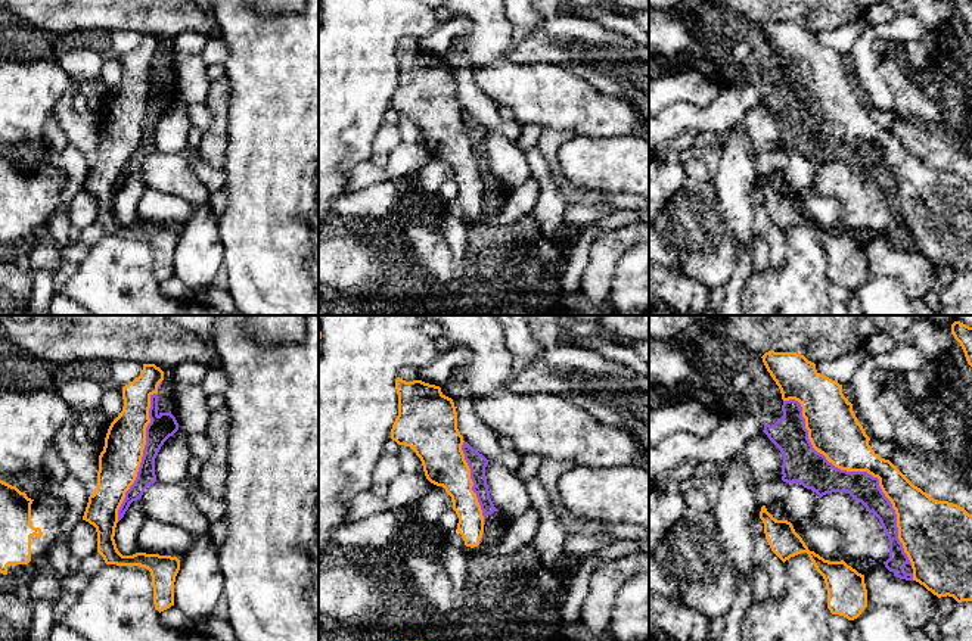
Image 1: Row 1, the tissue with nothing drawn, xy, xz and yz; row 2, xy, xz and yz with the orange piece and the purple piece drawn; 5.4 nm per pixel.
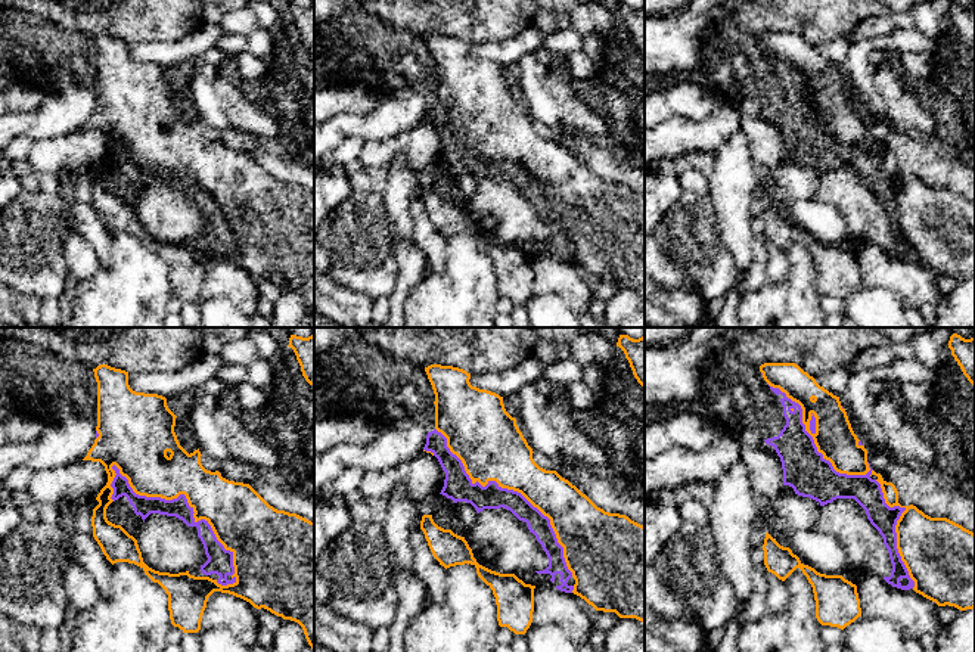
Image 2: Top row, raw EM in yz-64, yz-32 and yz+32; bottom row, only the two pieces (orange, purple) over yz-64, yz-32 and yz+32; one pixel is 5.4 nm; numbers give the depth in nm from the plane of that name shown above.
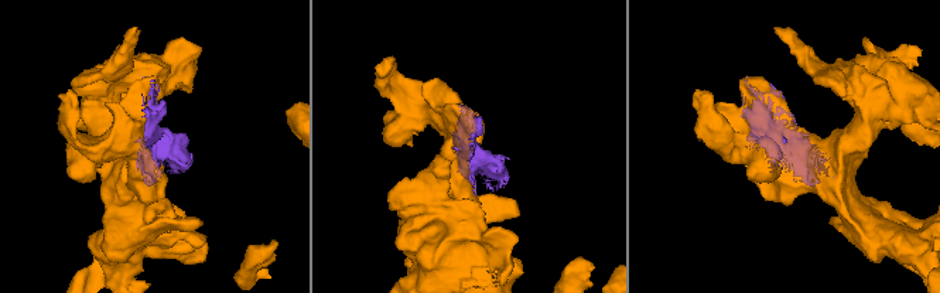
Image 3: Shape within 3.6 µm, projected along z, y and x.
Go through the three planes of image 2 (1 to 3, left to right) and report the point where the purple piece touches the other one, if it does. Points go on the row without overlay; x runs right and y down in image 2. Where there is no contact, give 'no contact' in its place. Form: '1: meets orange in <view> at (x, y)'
1: meets orange in yz-64 at (189, 174)
2: meets orange in yz-32 at (512, 158)
3: meets orange in yz+32 at (813, 108)

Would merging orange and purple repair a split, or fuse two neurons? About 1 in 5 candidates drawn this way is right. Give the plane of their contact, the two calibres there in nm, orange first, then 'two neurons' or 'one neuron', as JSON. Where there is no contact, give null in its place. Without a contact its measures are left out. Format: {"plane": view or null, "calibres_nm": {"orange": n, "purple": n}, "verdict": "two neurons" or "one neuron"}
{"plane": "yz", "calibres_nm": {"orange": 280, "purple": 190}, "verdict": "two neurons"}

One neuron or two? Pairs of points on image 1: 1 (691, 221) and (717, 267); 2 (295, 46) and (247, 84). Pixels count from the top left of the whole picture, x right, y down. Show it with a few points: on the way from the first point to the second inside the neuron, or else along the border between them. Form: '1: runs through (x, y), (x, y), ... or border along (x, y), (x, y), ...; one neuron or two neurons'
1: runs through (696, 233), (708, 255); one neuron
2: runs through (283, 58), (258, 83); one neuron

